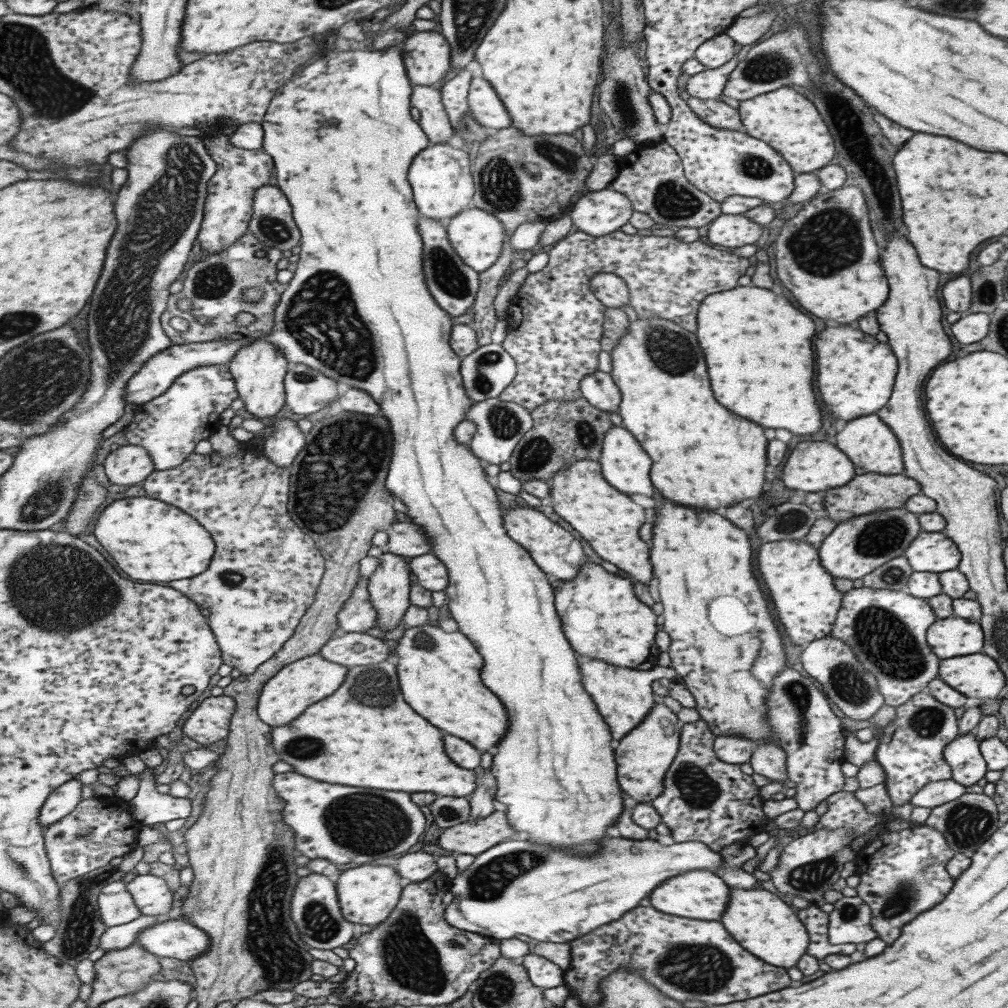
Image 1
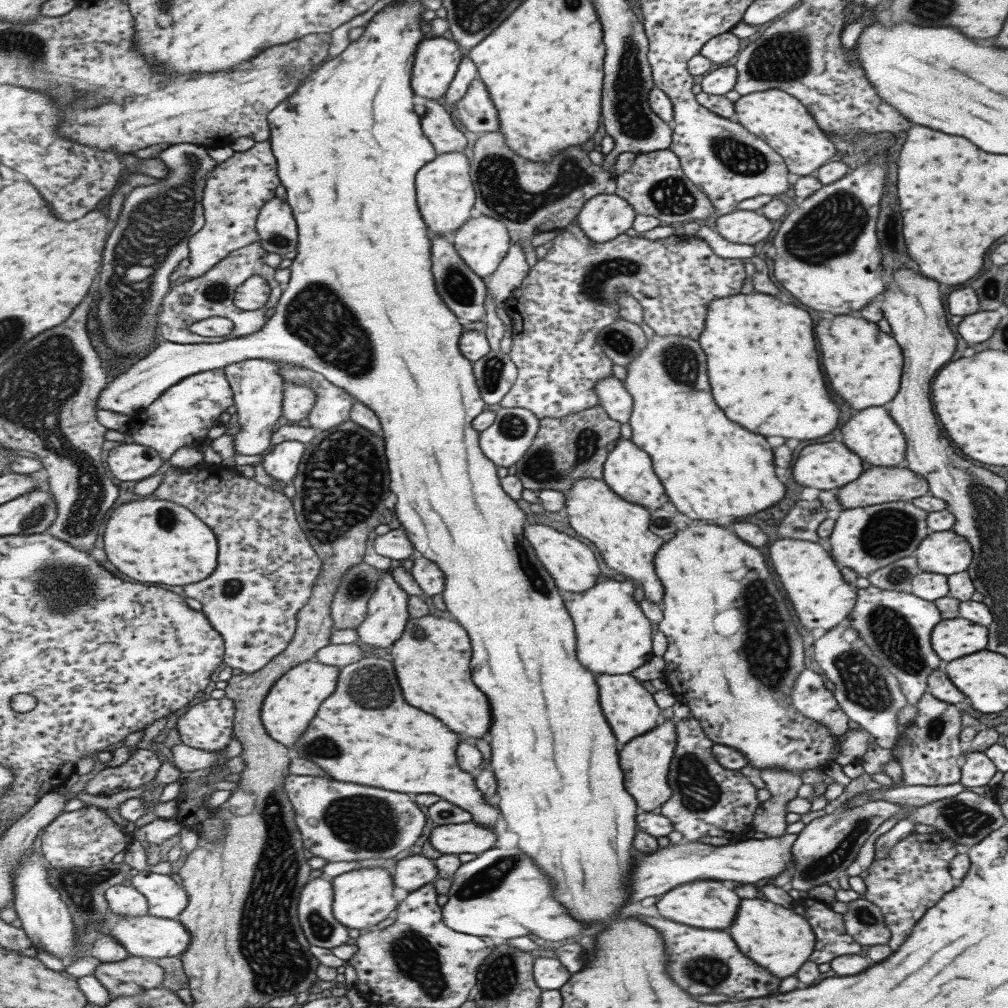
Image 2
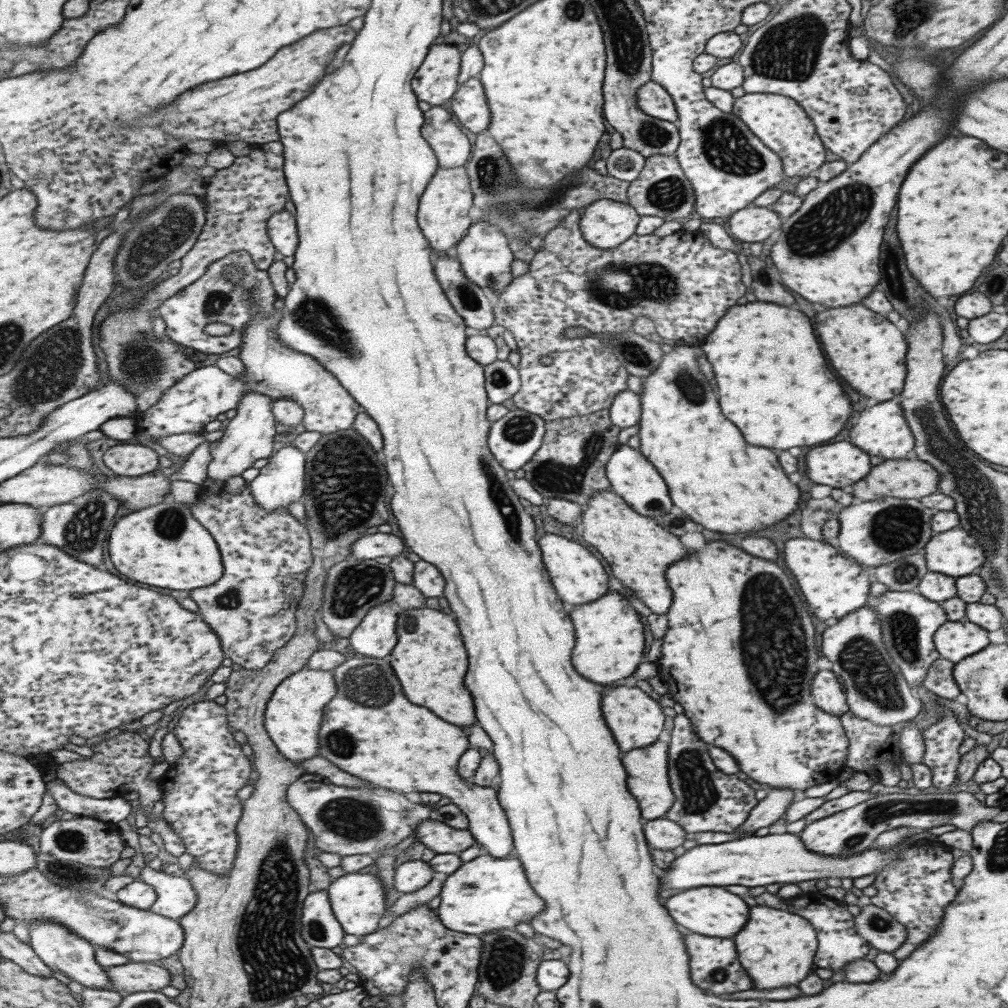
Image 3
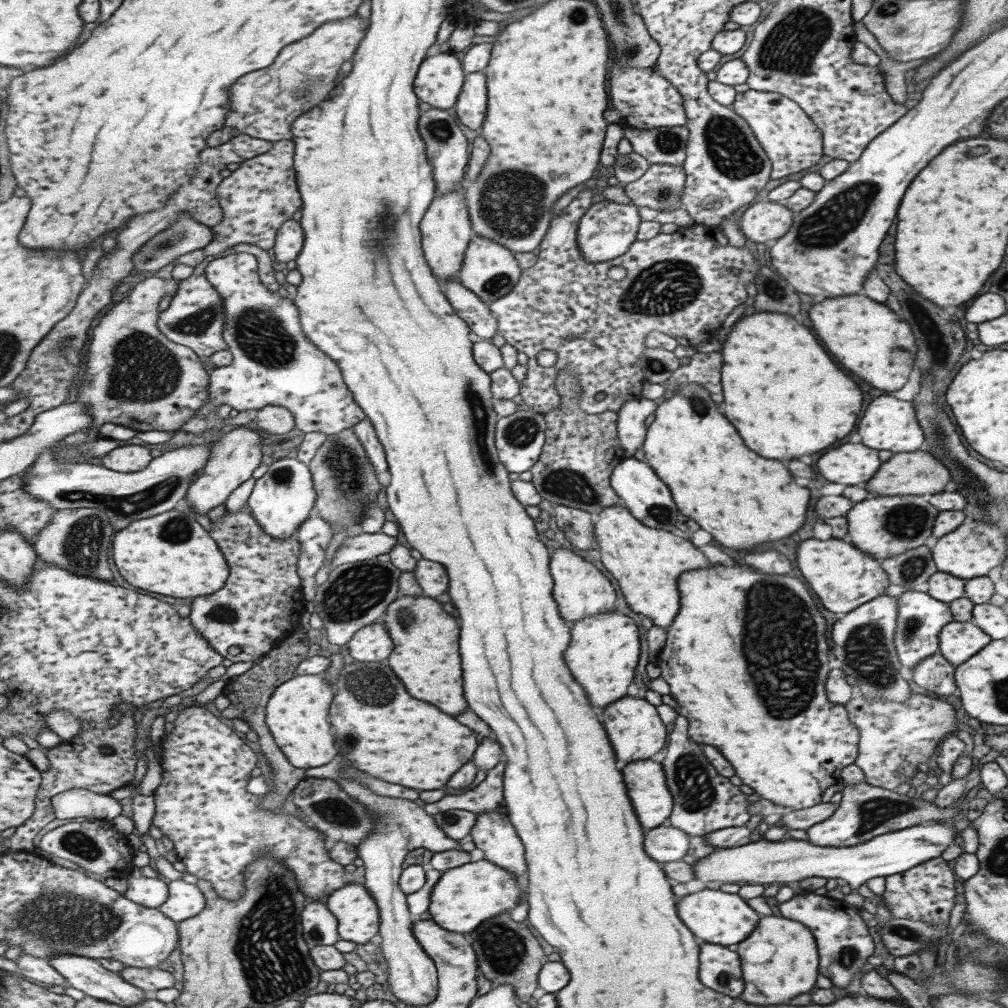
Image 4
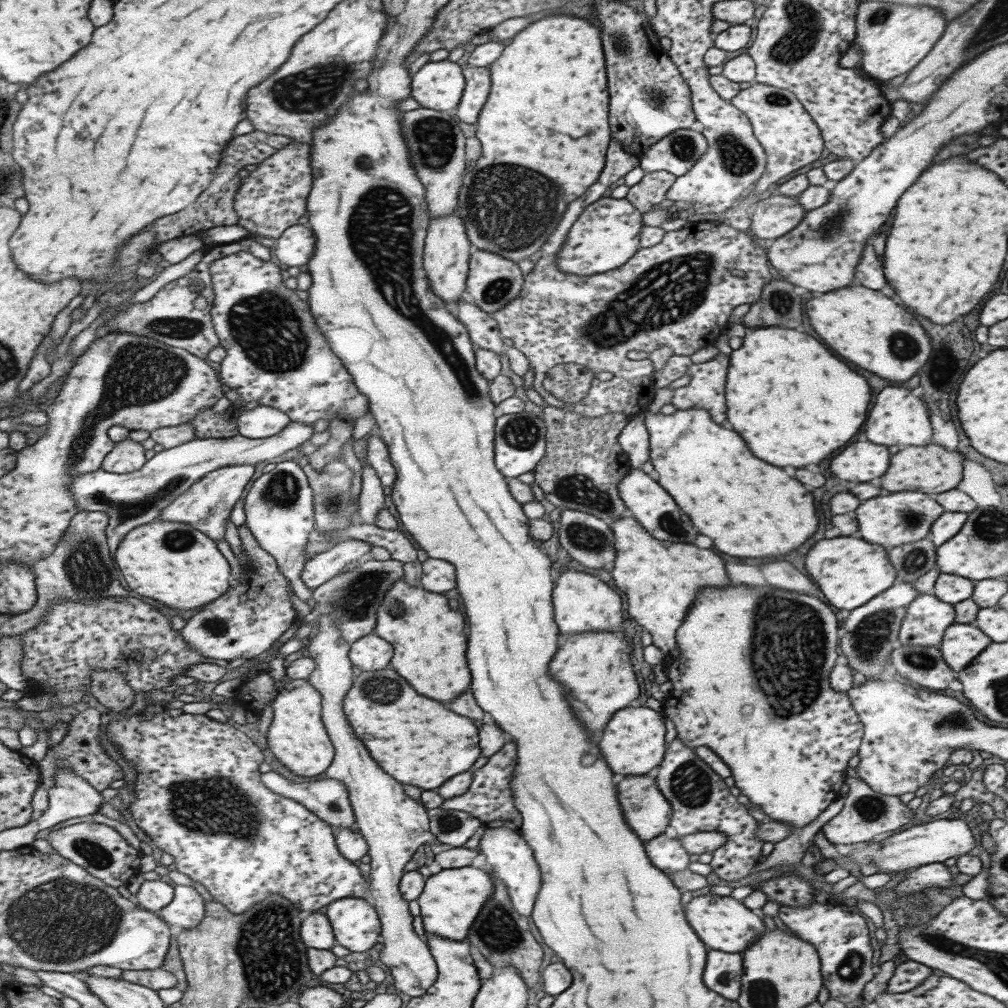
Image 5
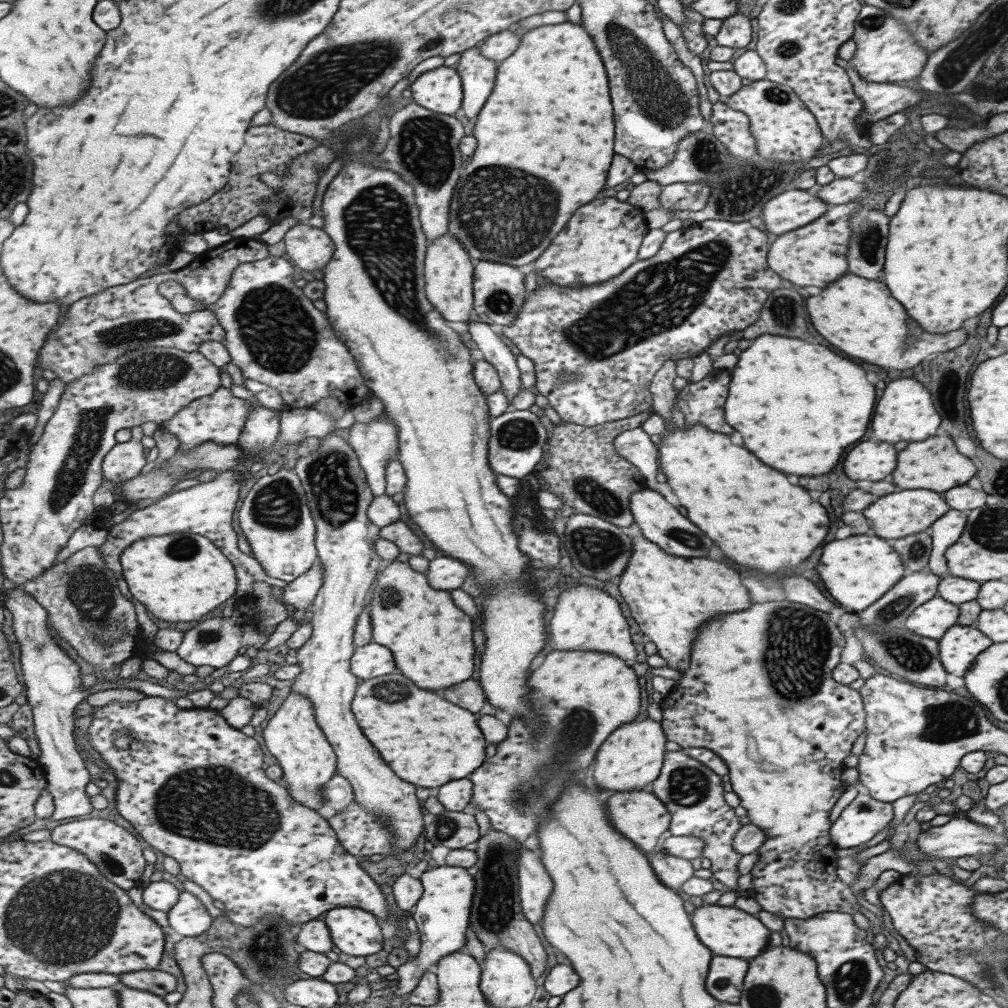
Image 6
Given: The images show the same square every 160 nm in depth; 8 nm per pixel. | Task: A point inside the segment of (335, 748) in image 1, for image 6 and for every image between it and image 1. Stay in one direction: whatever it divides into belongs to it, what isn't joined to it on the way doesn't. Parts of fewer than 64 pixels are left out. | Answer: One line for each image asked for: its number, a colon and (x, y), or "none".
2: (408, 750)
3: (401, 746)
4: (410, 742)
5: (426, 745)
6: (429, 741)

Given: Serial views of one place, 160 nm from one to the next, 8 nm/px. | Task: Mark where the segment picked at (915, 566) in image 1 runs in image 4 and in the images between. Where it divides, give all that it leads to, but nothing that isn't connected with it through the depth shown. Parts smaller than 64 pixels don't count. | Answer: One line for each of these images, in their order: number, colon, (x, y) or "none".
2: (944, 552)
3: (954, 553)
4: (971, 550)

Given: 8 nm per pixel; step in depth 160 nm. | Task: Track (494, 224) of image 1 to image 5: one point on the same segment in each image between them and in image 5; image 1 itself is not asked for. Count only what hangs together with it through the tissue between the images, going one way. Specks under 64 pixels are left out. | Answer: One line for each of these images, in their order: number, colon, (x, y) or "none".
2: (484, 242)
3: (485, 253)
4: (491, 270)
5: (494, 280)

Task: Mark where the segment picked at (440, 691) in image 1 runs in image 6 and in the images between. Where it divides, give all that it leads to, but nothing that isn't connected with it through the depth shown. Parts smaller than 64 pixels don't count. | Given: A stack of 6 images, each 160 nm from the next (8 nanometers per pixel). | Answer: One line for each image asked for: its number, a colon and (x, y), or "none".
2: (433, 658)
3: (431, 658)
4: (427, 657)
5: (430, 639)
6: (433, 639)

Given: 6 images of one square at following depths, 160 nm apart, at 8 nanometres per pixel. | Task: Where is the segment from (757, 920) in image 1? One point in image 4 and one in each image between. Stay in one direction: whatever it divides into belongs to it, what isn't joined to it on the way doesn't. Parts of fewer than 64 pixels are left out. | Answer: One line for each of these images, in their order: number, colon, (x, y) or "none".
2: (776, 938)
3: (775, 948)
4: (779, 959)

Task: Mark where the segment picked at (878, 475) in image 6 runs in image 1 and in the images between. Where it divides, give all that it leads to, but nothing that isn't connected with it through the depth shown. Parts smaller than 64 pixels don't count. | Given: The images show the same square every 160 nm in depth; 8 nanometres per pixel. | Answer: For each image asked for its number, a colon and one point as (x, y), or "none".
1: (812, 466)
2: (826, 466)
3: (839, 464)
4: (848, 464)
5: (861, 461)

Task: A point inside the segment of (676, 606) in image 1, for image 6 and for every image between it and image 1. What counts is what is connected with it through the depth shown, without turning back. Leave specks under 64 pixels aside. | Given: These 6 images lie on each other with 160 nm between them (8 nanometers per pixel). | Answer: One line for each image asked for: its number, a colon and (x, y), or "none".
2: (734, 674)
3: (726, 604)
4: (787, 742)
5: (787, 742)
6: (758, 692)

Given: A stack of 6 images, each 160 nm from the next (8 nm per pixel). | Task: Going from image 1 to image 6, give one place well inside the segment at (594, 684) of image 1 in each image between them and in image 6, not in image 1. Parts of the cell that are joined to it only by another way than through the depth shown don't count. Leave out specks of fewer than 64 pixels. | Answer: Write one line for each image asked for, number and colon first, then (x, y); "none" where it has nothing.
2: (630, 709)
3: (637, 720)
4: (637, 732)
5: (634, 742)
6: (633, 757)

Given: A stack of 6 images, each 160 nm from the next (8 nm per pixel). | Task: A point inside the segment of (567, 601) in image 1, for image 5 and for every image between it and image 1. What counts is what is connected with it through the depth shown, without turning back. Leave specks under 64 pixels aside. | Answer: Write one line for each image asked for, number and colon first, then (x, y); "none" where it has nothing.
2: (613, 637)
3: (609, 645)
4: (603, 652)
5: (594, 667)

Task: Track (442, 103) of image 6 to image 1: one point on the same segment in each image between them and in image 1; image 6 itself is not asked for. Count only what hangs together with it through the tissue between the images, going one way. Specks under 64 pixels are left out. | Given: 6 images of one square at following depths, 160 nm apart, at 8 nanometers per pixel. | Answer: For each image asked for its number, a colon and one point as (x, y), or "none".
1: (428, 54)
2: (438, 59)
3: (437, 81)
4: (440, 82)
5: (440, 85)

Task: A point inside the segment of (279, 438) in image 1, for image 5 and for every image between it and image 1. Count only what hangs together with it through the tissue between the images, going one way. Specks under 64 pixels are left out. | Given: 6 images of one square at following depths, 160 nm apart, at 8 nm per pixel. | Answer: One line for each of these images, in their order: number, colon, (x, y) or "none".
2: (281, 462)
3: (282, 481)
4: (285, 497)
5: (280, 509)

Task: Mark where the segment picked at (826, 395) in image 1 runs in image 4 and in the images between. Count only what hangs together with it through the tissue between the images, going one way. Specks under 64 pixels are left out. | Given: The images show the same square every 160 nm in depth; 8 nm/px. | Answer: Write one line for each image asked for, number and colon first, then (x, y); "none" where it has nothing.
2: (862, 365)
3: (868, 352)
4: (866, 338)

